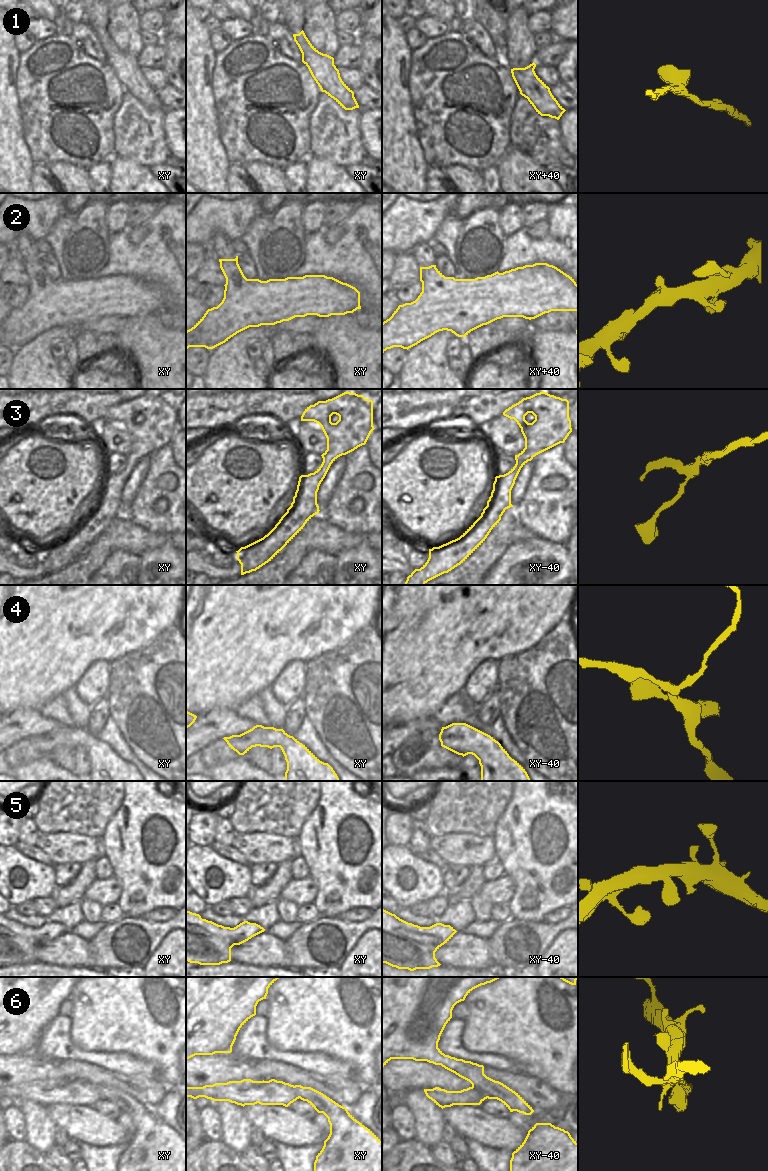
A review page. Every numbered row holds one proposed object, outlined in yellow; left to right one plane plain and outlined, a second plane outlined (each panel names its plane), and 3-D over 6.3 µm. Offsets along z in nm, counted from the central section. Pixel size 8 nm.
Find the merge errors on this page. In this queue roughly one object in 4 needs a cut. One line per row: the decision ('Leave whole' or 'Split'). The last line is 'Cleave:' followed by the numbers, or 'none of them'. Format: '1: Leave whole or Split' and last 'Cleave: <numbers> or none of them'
1: Leave whole
2: Leave whole
3: Leave whole
4: Leave whole
5: Leave whole
6: Split
Cleave: 6.

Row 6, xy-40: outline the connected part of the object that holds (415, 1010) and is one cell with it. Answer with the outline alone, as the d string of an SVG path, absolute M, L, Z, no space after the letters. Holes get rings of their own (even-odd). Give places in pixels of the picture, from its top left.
M382 977L382 1068L391 1059L413 1059L441 1065L469 1081L472 1087L479 1089L488 1099L501 1101L510 1112L517 1111L525 1115L531 1115L534 1112L532 1107L518 1093L503 1083L487 1077L484 1074L483 1065L445 1055L438 1048L440 1036L446 1024L452 1018L454 1006L464 1001L473 989L499 978L501 977Z

